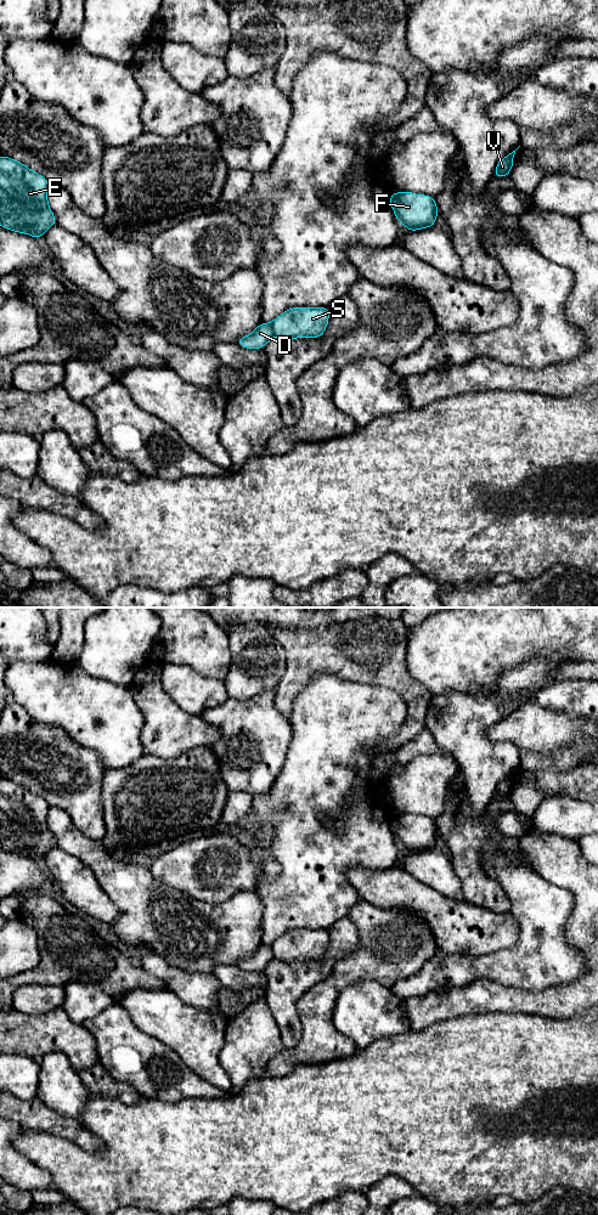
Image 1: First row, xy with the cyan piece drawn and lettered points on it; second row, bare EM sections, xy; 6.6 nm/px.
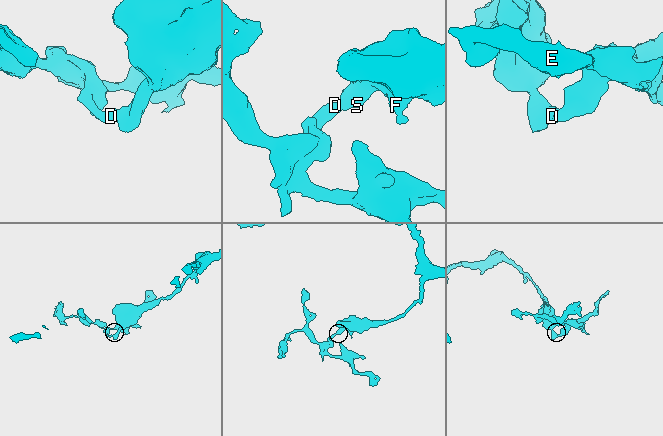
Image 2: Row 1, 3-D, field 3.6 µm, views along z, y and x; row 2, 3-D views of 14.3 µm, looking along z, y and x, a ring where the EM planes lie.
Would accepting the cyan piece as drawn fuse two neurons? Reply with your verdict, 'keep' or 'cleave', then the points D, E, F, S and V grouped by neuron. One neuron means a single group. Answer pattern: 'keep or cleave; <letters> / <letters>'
cleave; D E / F S V

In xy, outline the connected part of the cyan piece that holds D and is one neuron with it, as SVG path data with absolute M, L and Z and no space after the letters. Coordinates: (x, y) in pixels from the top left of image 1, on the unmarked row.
M260 945L253 955L239 960L236 966L246 971L264 971L266 965L273 959L271 945Z

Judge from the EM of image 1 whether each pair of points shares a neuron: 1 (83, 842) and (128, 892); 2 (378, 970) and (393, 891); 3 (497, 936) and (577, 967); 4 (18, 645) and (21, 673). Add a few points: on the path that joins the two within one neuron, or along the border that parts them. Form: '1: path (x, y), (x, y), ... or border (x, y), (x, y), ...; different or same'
1: path (92, 854), (118, 880); same
2: border (361, 900), (378, 906), (405, 908), (417, 915); different
3: border (512, 915), (517, 922), (517, 941), (489, 954); different
4: border (48, 657), (40, 661), (12, 662); different

